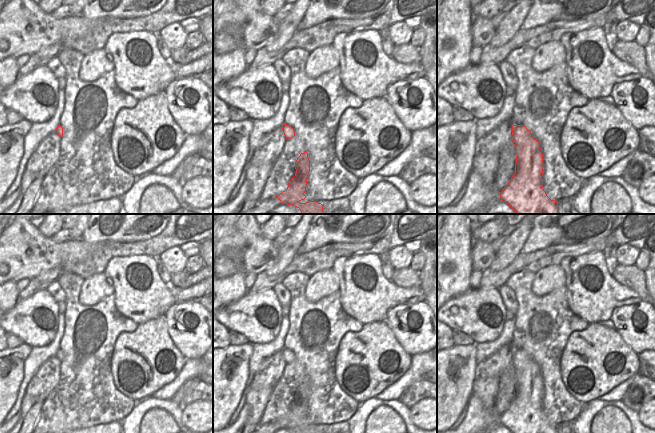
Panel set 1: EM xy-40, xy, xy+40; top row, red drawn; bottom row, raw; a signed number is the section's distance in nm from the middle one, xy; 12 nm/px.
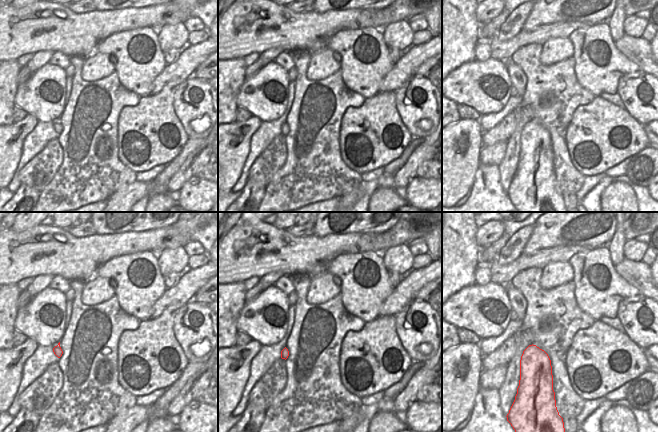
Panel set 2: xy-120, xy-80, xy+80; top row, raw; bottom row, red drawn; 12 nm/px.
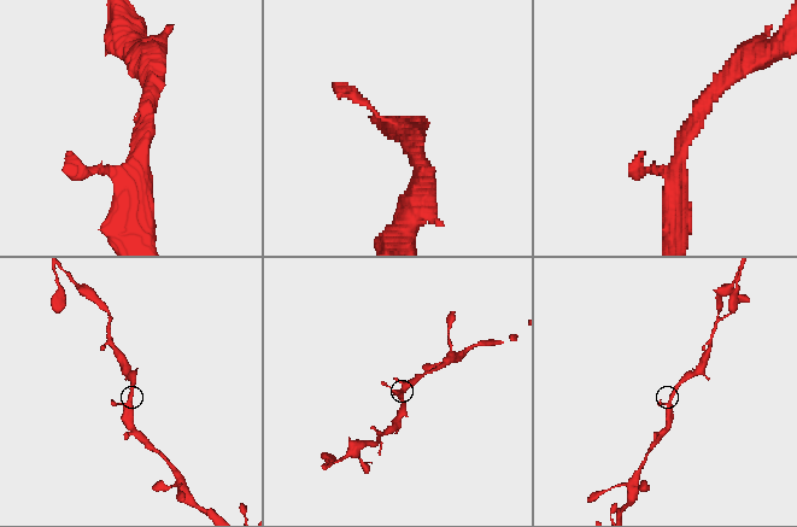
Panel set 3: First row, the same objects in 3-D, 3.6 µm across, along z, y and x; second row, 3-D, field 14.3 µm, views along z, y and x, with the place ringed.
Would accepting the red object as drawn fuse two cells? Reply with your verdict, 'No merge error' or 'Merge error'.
No merge error.

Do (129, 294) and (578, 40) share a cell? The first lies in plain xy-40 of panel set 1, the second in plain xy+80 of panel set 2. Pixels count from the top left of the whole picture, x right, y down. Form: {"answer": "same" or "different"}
{"answer": "same"}

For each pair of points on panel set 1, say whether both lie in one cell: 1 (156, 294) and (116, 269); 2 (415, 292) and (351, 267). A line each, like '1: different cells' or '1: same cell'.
1: same cell
2: same cell

